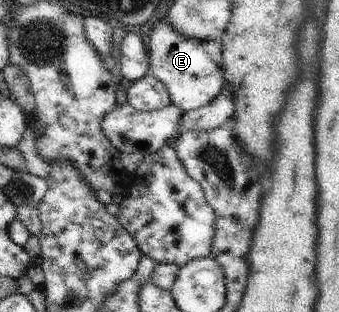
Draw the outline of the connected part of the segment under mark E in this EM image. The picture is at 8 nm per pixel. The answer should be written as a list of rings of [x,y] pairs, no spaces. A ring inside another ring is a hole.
[[[167,21],[159,22],[153,34],[147,34],[146,41],[150,58],[148,74],[166,86],[171,102],[183,113],[204,107],[221,94],[221,46],[216,40],[188,39]]]

